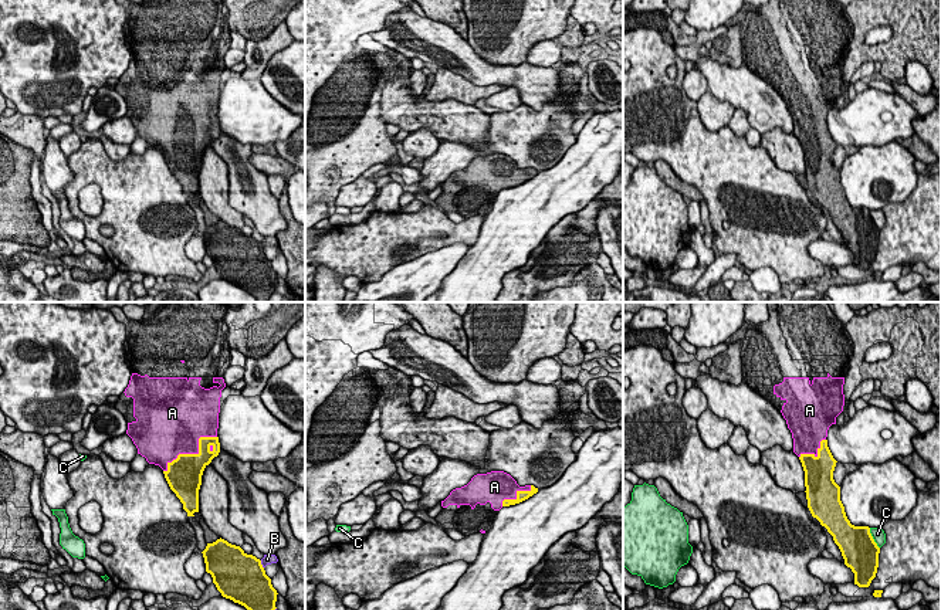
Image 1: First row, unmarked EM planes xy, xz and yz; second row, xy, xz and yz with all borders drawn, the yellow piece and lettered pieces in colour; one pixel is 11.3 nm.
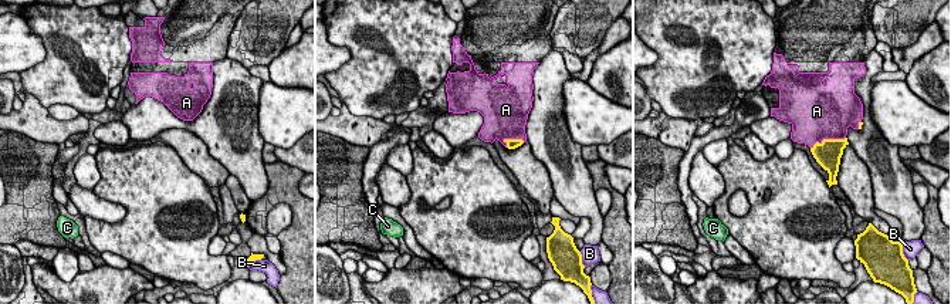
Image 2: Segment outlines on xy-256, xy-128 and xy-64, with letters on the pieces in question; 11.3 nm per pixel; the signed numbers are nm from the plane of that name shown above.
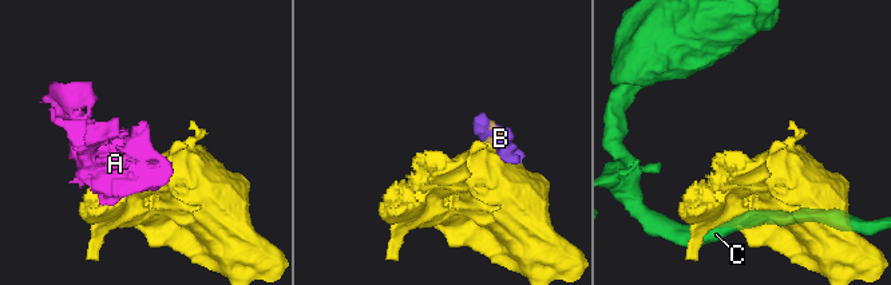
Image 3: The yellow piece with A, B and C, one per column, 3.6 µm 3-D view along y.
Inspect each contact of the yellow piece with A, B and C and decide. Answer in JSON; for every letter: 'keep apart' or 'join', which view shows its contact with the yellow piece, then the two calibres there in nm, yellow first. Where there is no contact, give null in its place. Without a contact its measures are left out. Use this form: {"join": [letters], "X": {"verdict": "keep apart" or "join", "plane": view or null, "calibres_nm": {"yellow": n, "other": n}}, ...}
{"join": ["A"], "A": {"verdict": "join", "plane": "xy", "calibres_nm": {"yellow": 380, "other": 380}}, "B": {"verdict": "keep apart", "plane": "xy", "calibres_nm": {"yellow": 500, "other": 120}}, "C": {"verdict": "keep apart", "plane": "yz", "calibres_nm": {"yellow": 400, "other": 140}}}

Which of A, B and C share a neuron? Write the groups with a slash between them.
A / B / C

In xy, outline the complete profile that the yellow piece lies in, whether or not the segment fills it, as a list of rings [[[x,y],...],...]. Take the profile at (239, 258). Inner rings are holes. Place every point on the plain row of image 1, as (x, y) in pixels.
[[[224,221],[207,226],[202,234],[206,254],[223,279],[244,288],[257,302],[267,302],[277,291],[277,272],[261,243]]]

